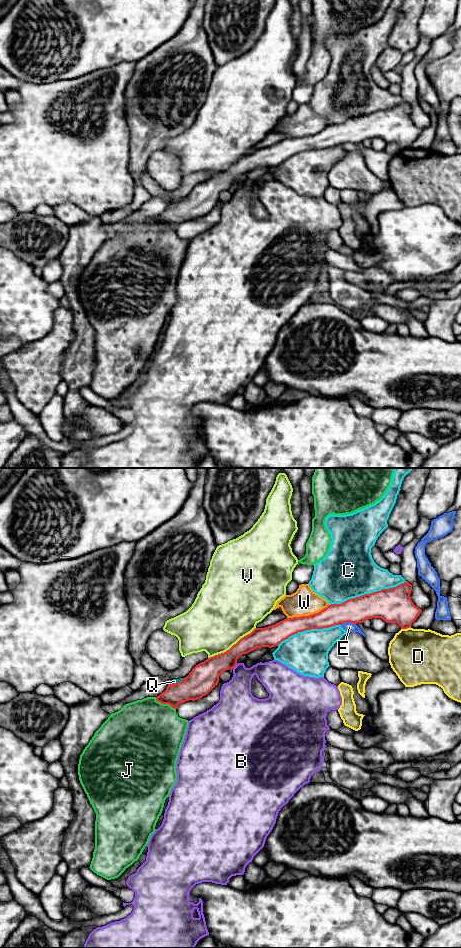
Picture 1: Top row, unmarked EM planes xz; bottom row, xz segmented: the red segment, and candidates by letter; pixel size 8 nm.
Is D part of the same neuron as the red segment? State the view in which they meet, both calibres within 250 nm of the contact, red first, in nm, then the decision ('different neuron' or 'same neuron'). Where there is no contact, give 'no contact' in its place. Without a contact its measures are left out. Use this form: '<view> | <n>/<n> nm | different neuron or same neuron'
xz | 280/440 nm | different neuron

